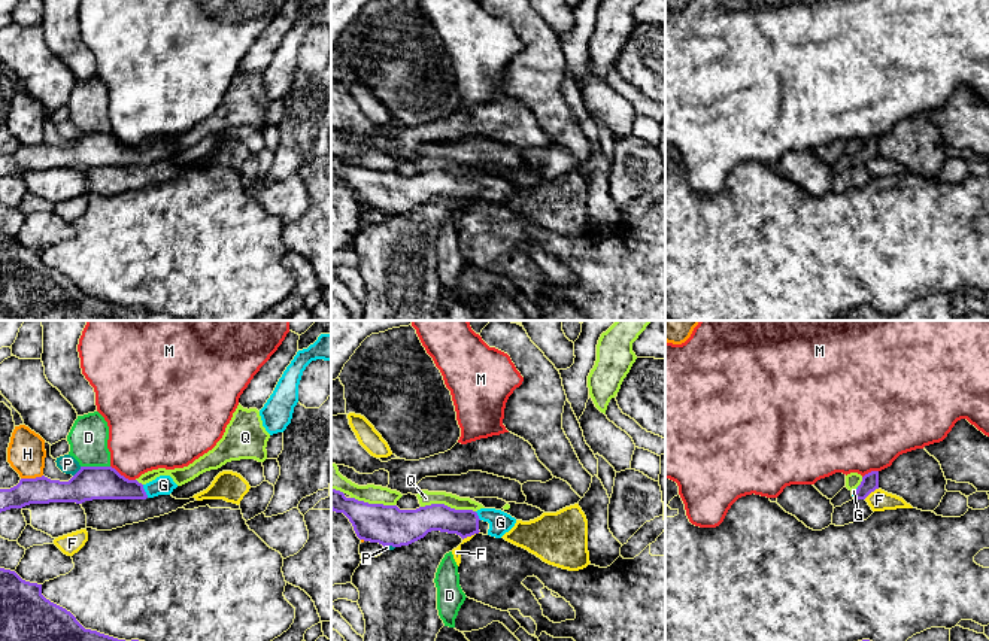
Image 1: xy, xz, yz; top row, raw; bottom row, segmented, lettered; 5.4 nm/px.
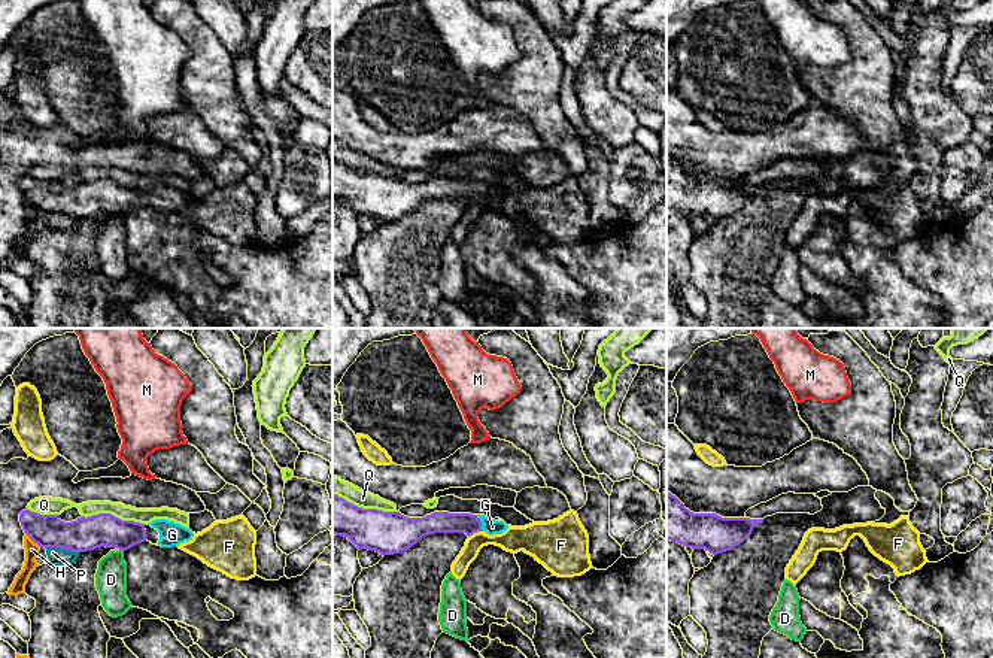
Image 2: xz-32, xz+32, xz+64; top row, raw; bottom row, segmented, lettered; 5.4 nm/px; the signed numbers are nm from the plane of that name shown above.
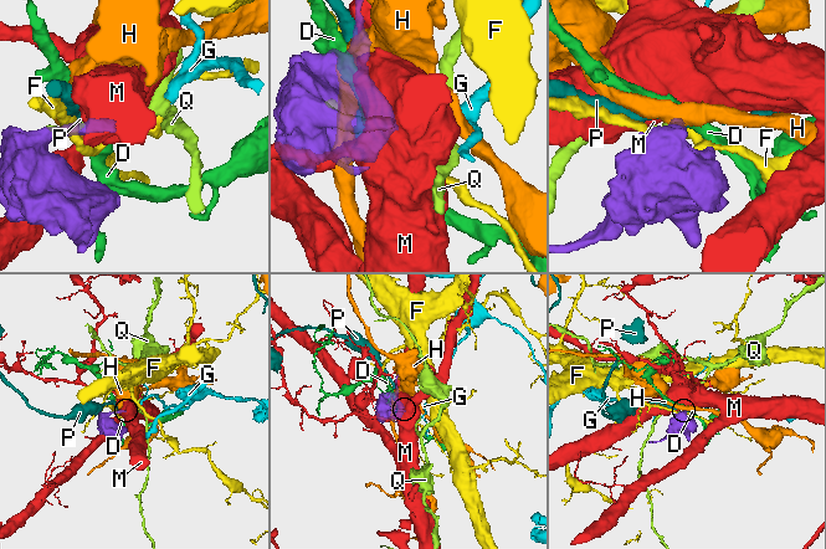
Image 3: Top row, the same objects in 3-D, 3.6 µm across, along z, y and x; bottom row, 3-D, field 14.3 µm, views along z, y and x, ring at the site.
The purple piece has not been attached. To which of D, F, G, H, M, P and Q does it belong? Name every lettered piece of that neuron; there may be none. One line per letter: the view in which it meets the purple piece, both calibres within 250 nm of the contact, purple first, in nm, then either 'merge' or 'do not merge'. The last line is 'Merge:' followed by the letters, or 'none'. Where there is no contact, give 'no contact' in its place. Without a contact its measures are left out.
D: xy | 180/220 nm | do not merge
F: yz | 100/120 nm | do not merge
G: xy | 180/110 nm | merge
H: xy | 140/200 nm | do not merge
M: xy | 180/380 nm | do not merge
P: xy | 180/100 nm | do not merge
Q: xz | 190/80 nm | do not merge
Merge: G

